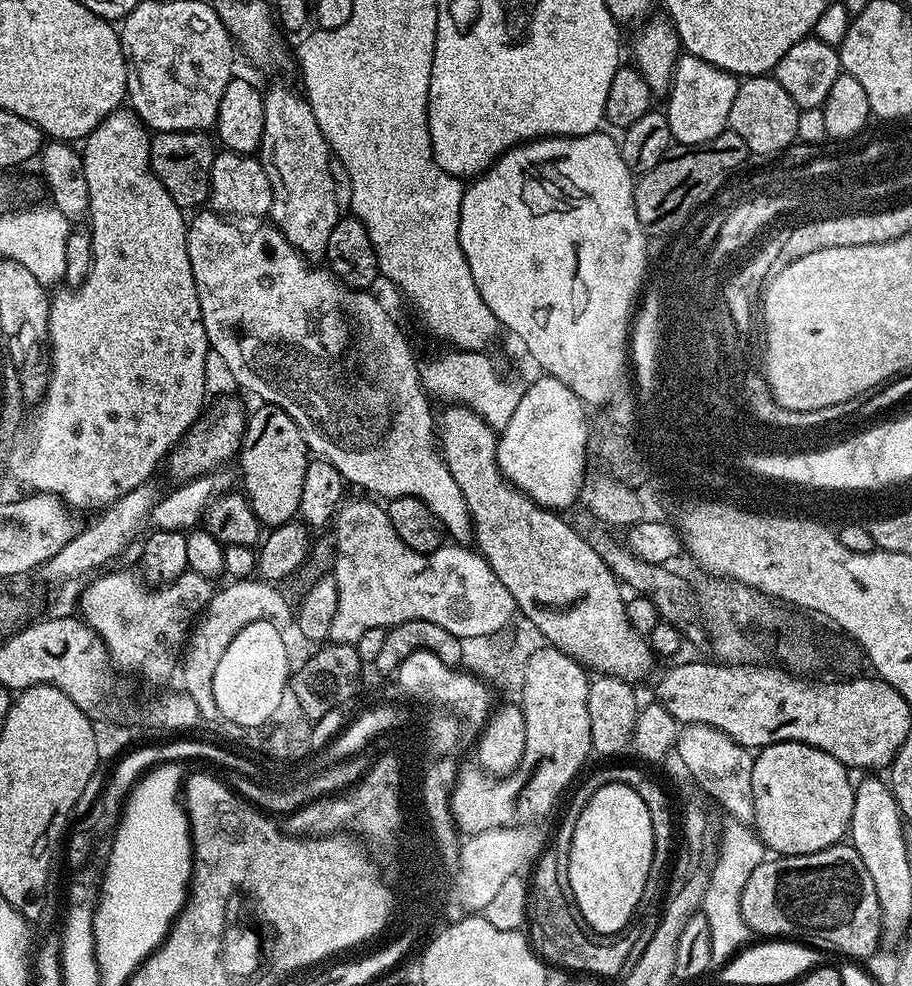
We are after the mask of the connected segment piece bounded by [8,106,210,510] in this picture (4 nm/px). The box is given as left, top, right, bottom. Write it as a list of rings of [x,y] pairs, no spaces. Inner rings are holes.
[[[121,106],[116,111],[110,113],[102,123],[95,128],[88,136],[85,136],[82,141],[82,155],[84,158],[84,173],[86,174],[86,186],[90,190],[90,202],[88,203],[88,210],[90,213],[90,231],[92,234],[92,269],[90,274],[86,277],[82,284],[77,288],[69,288],[67,286],[61,287],[61,292],[53,291],[50,296],[50,303],[48,306],[48,343],[53,346],[53,374],[52,389],[49,392],[48,404],[45,405],[44,411],[40,413],[40,420],[36,421],[36,425],[30,429],[32,436],[28,440],[28,445],[20,444],[8,456],[8,468],[12,471],[12,476],[18,483],[24,487],[29,493],[35,494],[37,492],[48,492],[52,496],[58,496],[69,509],[77,510],[76,508],[98,508],[97,510],[105,510],[111,507],[116,500],[122,498],[123,495],[129,494],[136,487],[142,487],[153,479],[156,467],[165,463],[166,457],[177,444],[180,443],[188,429],[193,427],[201,419],[202,413],[205,411],[206,403],[204,404],[204,387],[208,384],[208,356],[210,360],[210,349],[208,346],[208,339],[206,338],[206,330],[204,324],[200,320],[200,303],[198,302],[198,290],[194,282],[194,270],[190,270],[190,254],[188,253],[188,224],[186,223],[185,213],[180,207],[175,204],[170,198],[170,194],[166,194],[166,186],[162,186],[162,182],[158,182],[158,178],[152,169],[150,162],[150,132],[143,120],[136,115],[135,112],[129,110],[127,107]]]

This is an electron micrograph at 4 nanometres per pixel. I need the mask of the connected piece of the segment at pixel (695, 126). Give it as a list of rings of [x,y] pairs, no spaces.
[[[681,55],[676,61],[672,75],[672,86],[666,93],[668,108],[666,115],[670,122],[670,134],[677,145],[705,144],[728,128],[730,106],[734,94],[738,94],[740,80],[726,70],[714,66],[697,56]]]

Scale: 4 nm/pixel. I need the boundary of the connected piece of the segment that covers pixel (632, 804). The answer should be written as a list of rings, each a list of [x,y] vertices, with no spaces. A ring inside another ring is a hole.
[[[613,782],[593,792],[574,826],[568,881],[582,918],[586,918],[595,935],[615,936],[627,929],[644,899],[653,854],[650,810],[646,810],[646,802],[642,802],[631,784]]]

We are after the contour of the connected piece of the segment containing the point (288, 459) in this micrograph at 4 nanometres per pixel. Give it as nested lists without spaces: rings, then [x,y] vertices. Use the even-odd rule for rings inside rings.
[[[264,404],[253,416],[251,413],[247,417],[238,461],[244,474],[242,491],[252,504],[261,525],[273,529],[297,519],[309,459],[310,451],[303,440],[302,430],[294,418],[286,414],[286,410],[276,408],[273,404]]]

